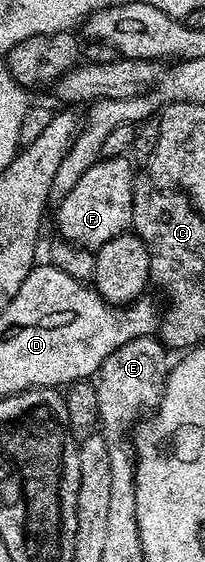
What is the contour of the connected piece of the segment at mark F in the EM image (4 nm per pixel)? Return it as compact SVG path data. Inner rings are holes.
M127 155L99 159L74 185L74 190L62 198L55 209L56 228L63 239L79 248L101 248L110 238L118 238L132 226L133 161ZM132 163L132 164L131 164Z

